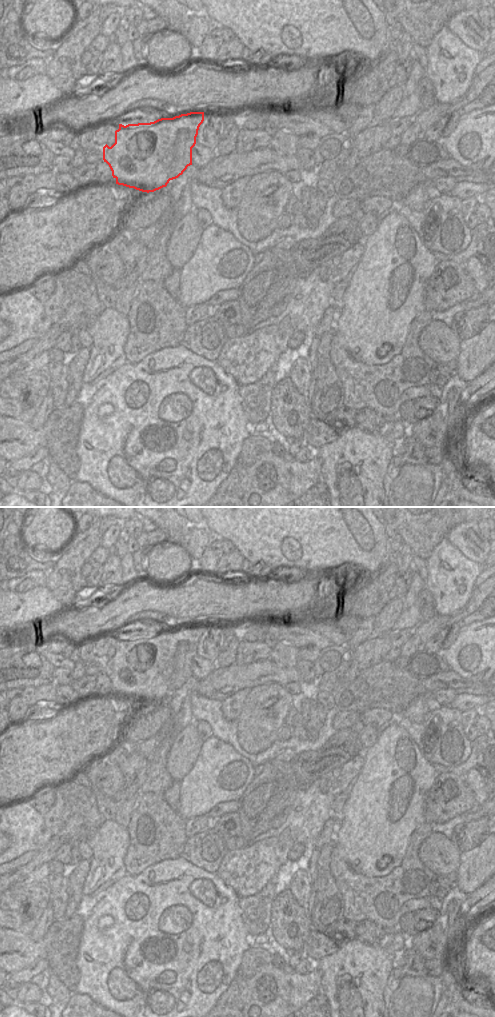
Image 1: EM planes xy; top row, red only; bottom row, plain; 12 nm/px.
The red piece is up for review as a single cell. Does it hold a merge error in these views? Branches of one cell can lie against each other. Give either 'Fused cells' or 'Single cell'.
Fused cells.

